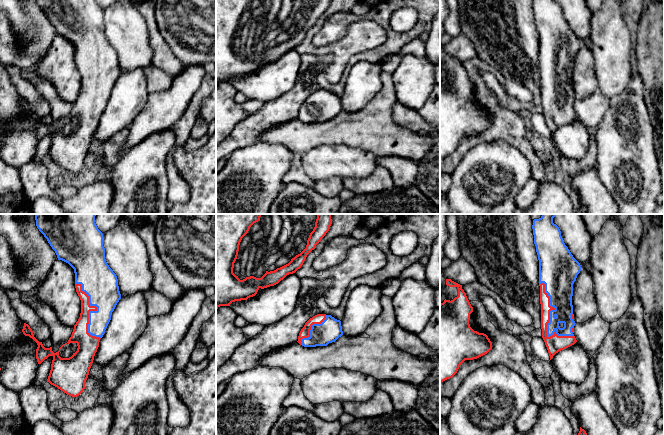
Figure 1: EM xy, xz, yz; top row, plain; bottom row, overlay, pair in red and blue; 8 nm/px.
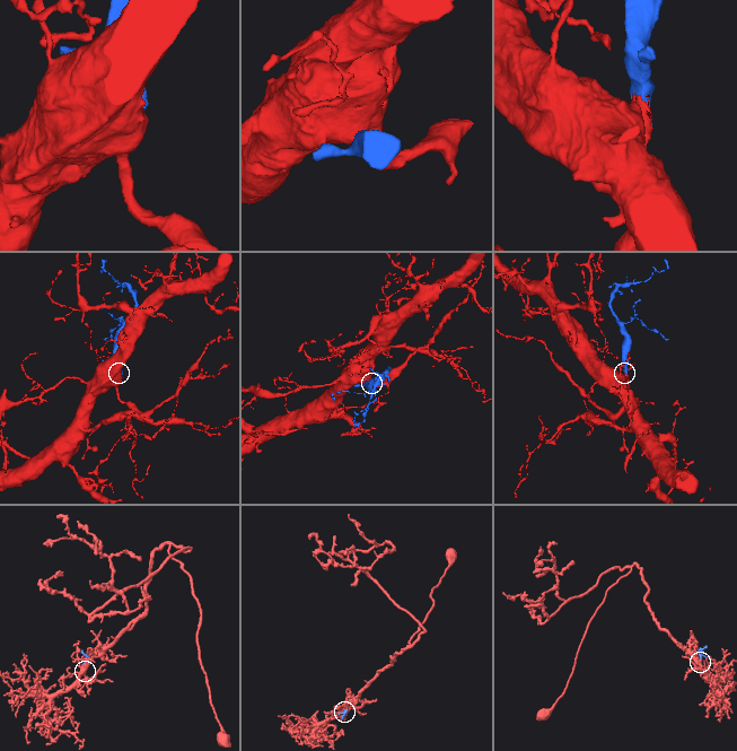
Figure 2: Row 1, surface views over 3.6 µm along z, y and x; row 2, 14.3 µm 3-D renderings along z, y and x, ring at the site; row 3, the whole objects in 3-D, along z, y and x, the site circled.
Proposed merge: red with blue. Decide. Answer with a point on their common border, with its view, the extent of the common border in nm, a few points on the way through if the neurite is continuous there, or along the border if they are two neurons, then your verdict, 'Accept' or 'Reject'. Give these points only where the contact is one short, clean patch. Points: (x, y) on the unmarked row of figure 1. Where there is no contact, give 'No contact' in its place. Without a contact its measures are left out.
Touches red at yz (549, 96). Shared border 500 nm. Accept

